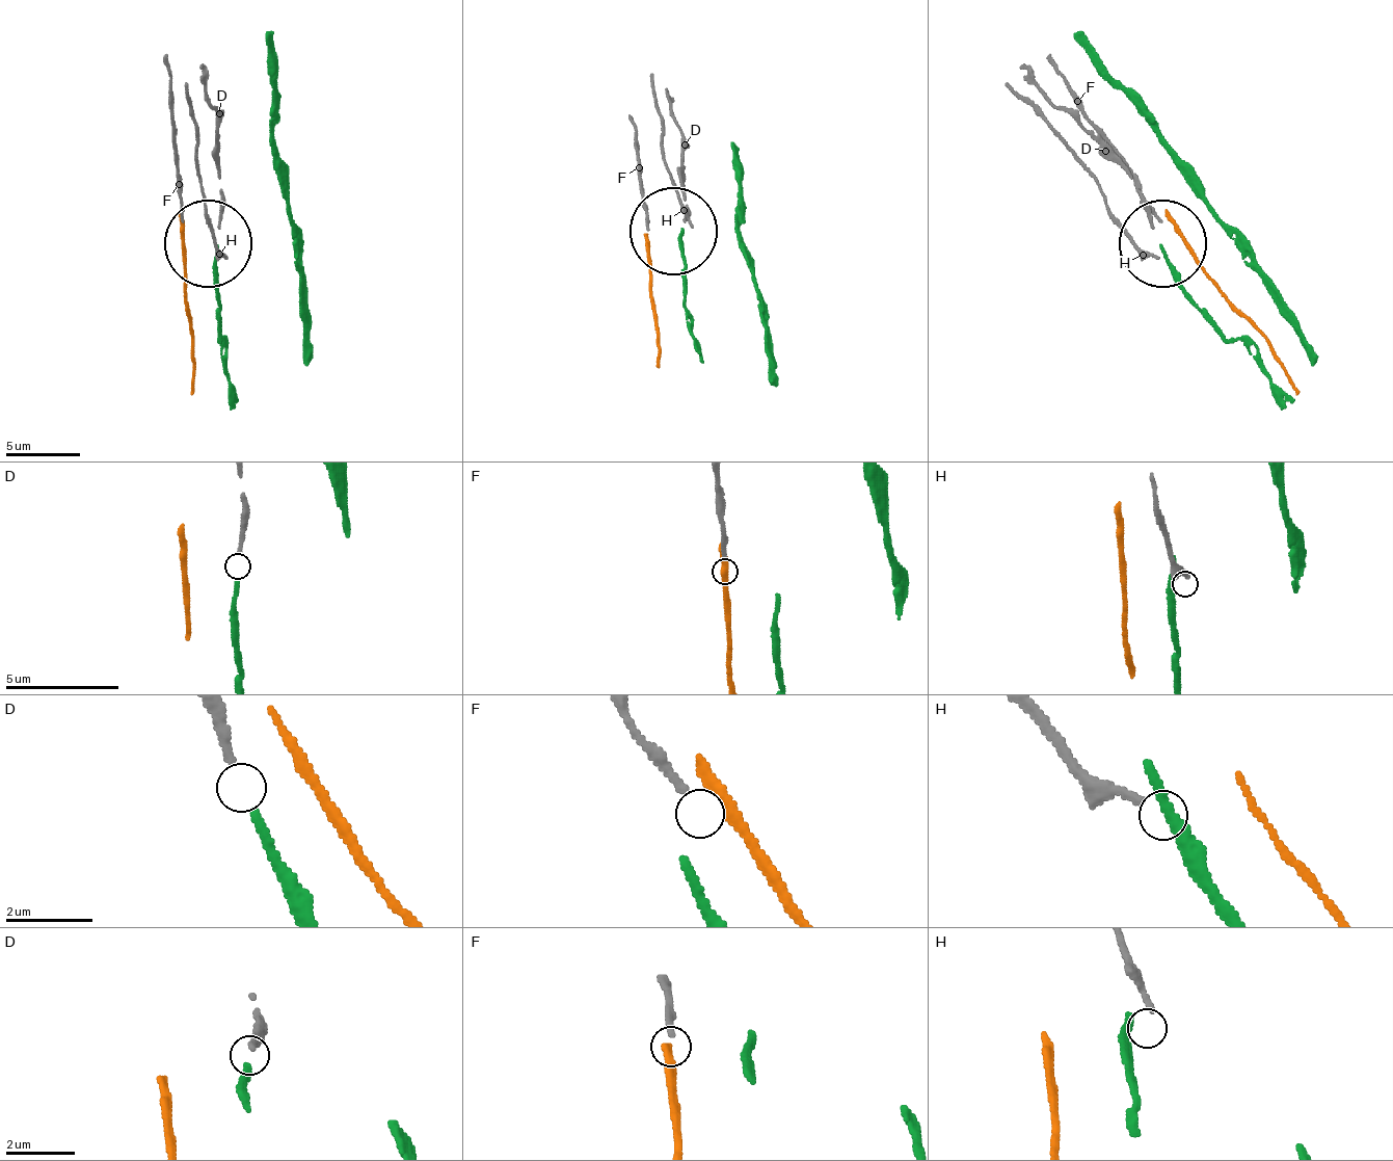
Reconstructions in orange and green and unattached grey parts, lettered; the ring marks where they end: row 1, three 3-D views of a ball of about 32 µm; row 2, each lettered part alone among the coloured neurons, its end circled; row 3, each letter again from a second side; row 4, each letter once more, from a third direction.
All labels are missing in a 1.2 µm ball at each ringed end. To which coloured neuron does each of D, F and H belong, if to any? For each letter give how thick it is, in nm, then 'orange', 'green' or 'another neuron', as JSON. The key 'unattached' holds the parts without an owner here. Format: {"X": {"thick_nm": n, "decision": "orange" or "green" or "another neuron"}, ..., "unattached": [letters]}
{"D": {"thick_nm": 160, "decision": "green"}, "F": {"thick_nm": 170, "decision": "another neuron"}, "H": {"thick_nm": 170, "decision": "another neuron"}, "unattached": ["F", "H"]}

